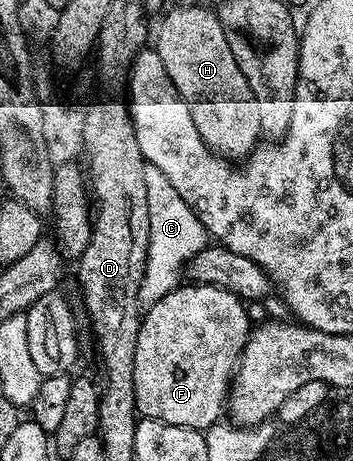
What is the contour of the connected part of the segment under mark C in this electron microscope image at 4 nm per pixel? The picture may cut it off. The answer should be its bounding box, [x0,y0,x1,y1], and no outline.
[139,165,209,307]

